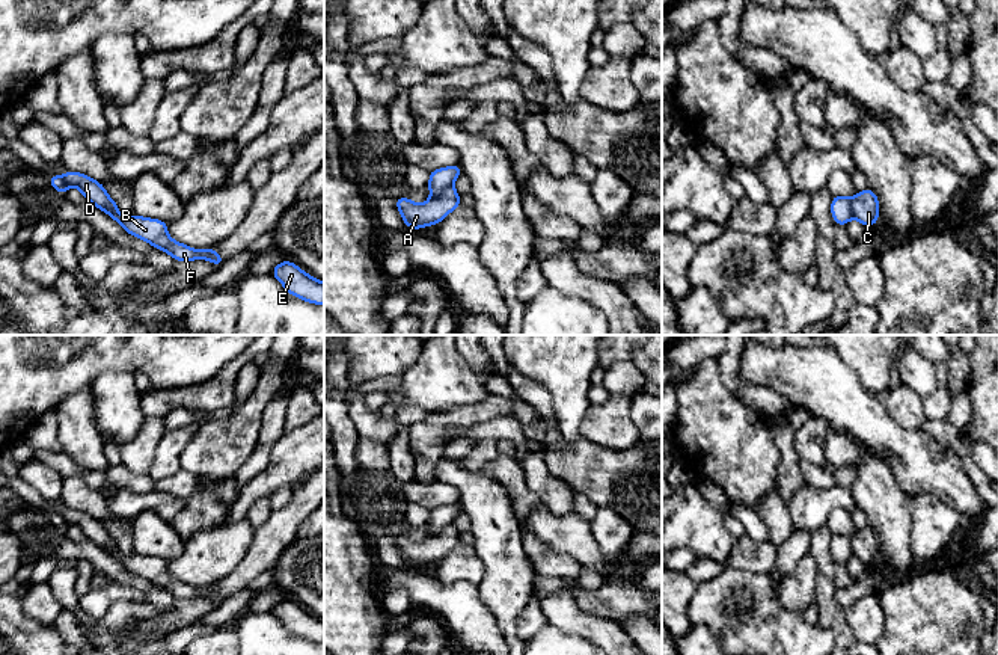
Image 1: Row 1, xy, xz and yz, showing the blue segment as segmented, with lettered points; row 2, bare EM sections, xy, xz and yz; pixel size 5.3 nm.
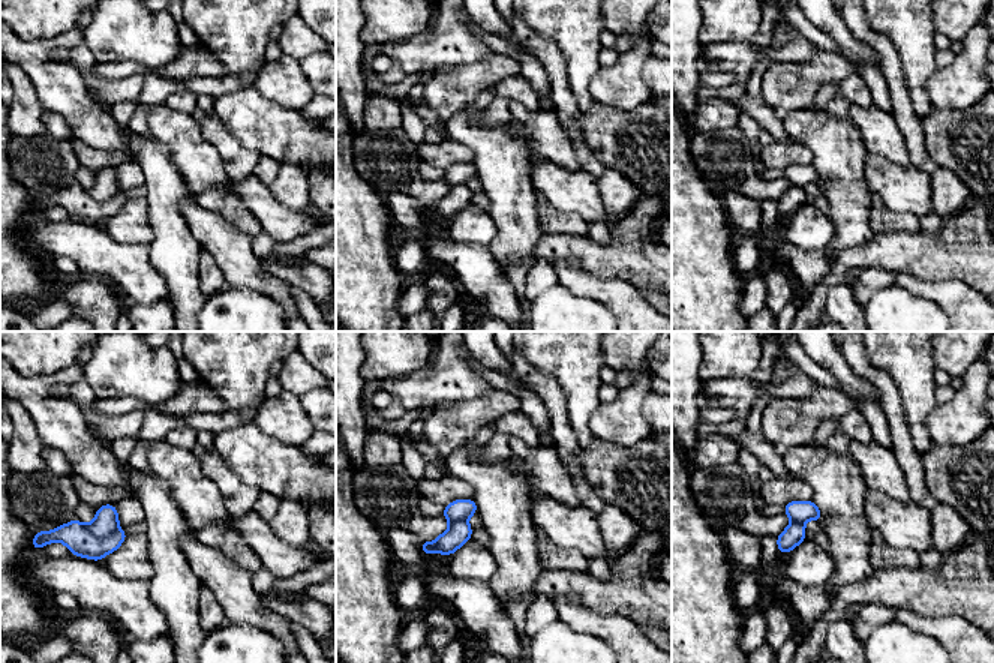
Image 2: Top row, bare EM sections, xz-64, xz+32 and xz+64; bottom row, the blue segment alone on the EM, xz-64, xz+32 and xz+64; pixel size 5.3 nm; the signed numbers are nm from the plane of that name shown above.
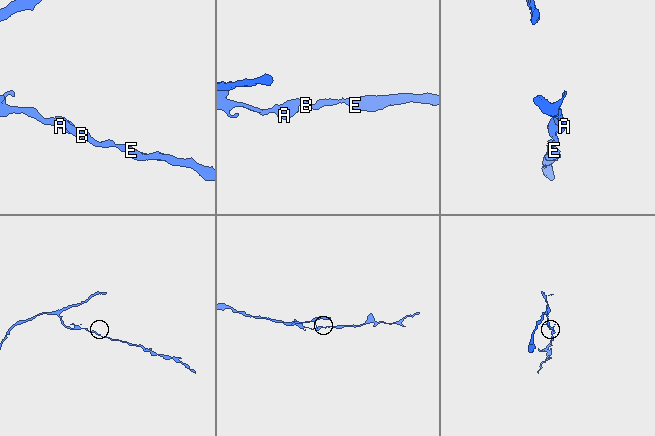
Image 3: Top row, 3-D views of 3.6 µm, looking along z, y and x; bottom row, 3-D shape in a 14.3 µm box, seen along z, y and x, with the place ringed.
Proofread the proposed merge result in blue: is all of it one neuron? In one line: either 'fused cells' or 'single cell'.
fused cells

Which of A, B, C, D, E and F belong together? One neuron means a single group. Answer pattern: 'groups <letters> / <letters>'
groups A C / B D E F

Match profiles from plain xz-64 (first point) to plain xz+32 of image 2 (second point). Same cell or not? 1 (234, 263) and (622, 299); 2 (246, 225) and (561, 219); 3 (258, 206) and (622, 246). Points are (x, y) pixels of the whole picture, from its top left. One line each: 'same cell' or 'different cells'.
1: same cell
2: same cell
3: different cells

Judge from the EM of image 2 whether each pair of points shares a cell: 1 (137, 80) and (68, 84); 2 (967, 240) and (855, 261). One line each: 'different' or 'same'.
1: different
2: same

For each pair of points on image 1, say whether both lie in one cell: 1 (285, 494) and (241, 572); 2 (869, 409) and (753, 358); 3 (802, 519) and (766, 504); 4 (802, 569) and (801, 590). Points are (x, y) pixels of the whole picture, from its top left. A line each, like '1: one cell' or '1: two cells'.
1: two cells
2: one cell
3: two cells
4: one cell

